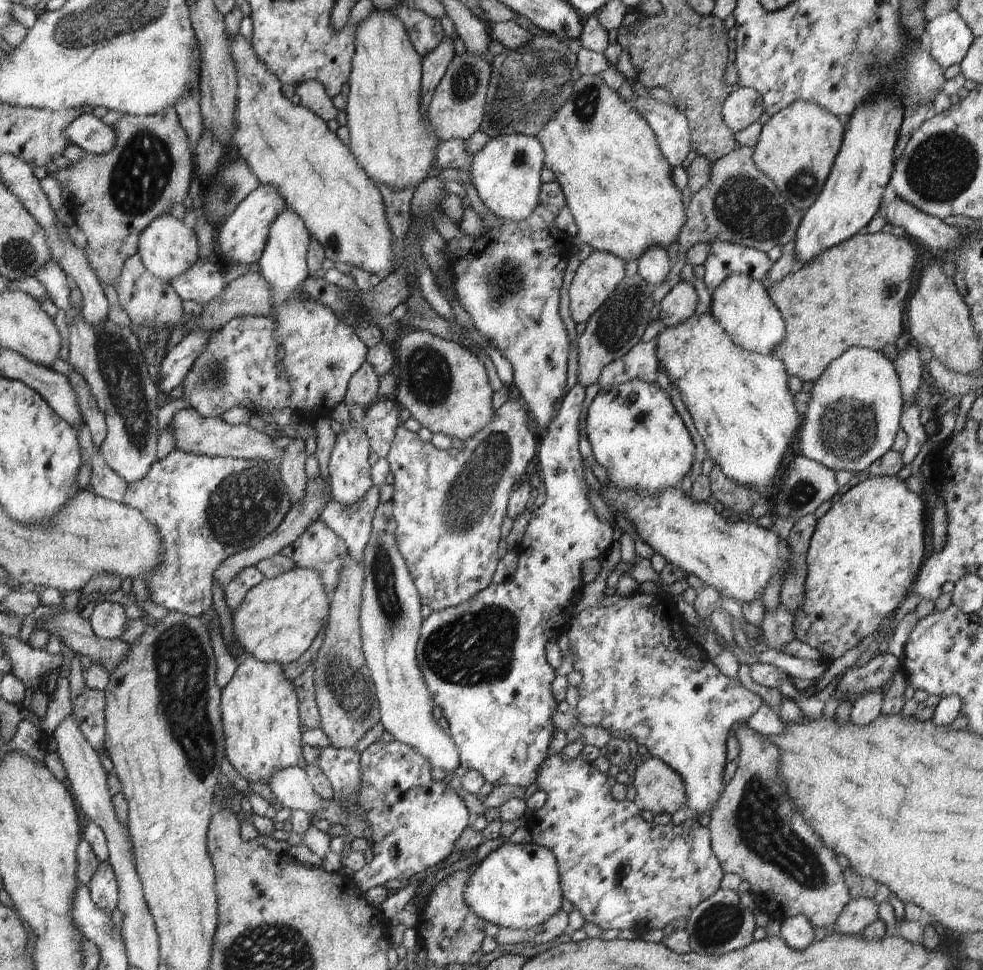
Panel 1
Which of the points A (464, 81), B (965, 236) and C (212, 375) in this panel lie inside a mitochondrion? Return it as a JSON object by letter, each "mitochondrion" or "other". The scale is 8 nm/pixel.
{"A":"mitochondrion","B":"other","C":"mitochondrion"}

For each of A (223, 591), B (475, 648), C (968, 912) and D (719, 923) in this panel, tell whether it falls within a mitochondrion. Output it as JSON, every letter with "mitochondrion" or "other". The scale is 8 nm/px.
{"A":"other","B":"mitochondrion","C":"other","D":"mitochondrion"}

